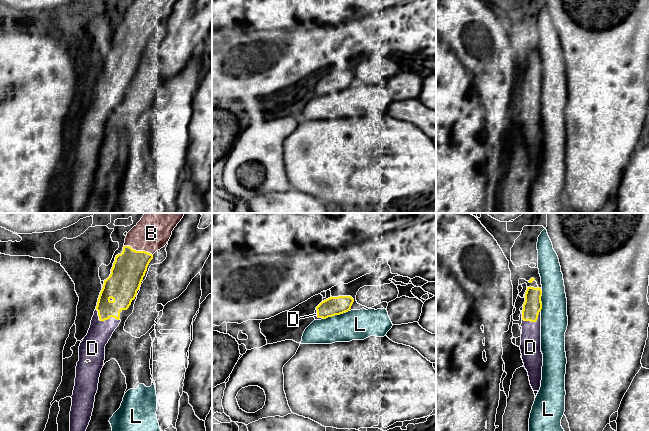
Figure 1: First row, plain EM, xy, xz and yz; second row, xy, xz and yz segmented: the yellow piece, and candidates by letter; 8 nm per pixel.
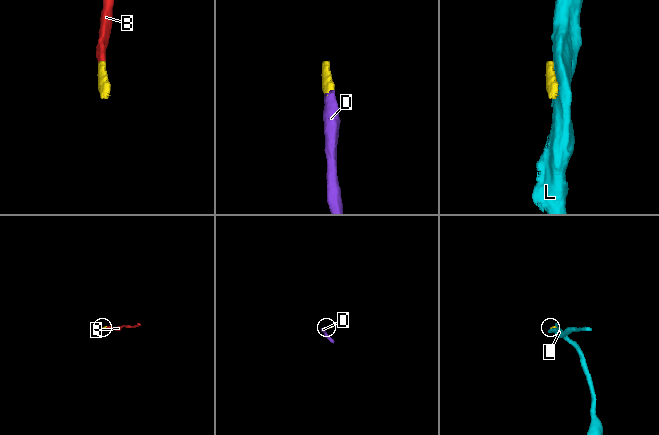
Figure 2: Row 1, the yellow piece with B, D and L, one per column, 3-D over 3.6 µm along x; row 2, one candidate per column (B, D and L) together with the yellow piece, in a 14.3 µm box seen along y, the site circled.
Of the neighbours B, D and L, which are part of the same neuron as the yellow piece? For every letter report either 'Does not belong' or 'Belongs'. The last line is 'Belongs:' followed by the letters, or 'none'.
B: Belongs
D: Belongs
L: Does not belong
Belongs: B, D

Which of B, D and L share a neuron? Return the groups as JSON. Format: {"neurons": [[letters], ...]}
{"neurons": [["B", "D"], ["L"]]}

